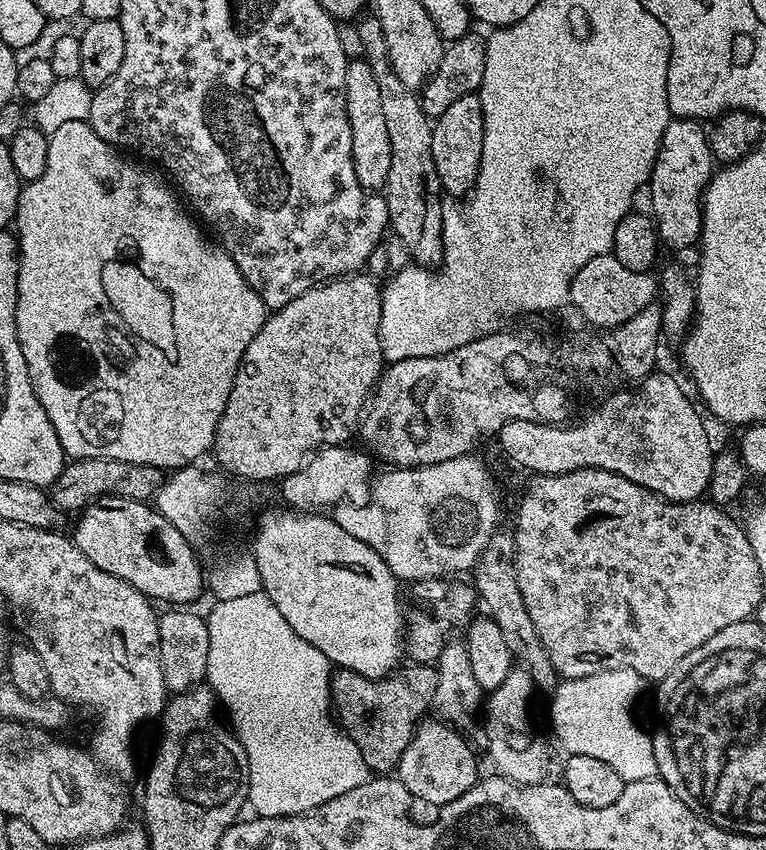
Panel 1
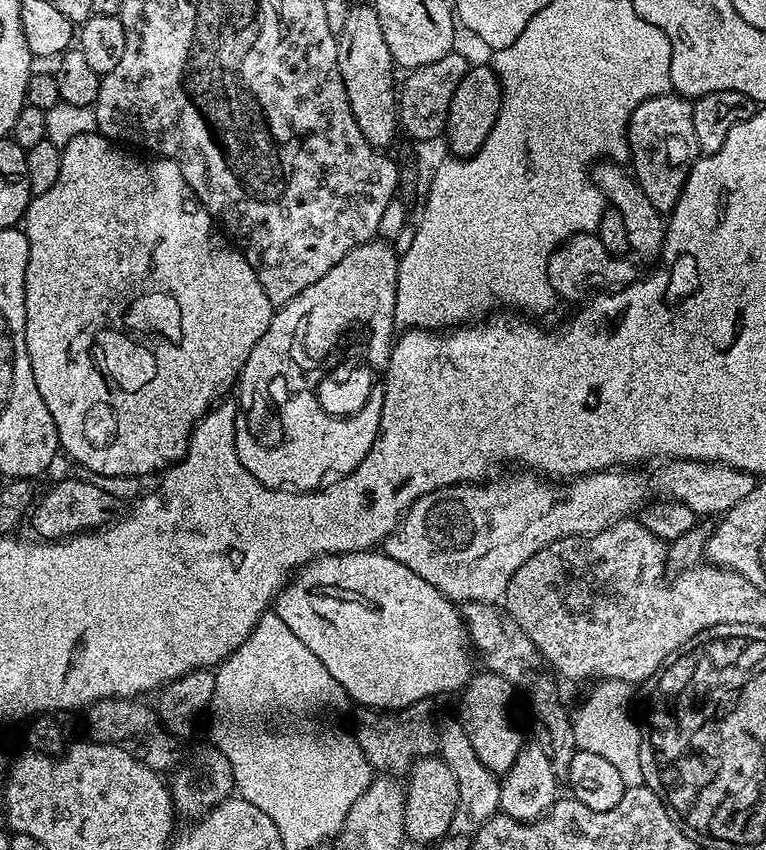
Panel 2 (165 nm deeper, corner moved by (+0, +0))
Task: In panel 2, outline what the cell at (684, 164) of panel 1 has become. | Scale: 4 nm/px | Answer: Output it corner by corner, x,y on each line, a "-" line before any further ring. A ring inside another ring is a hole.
675,94
655,96
640,103
628,123
631,175
640,185
642,194
650,198
650,206
662,214
671,213
690,170
701,157
691,118
692,105
691,99

